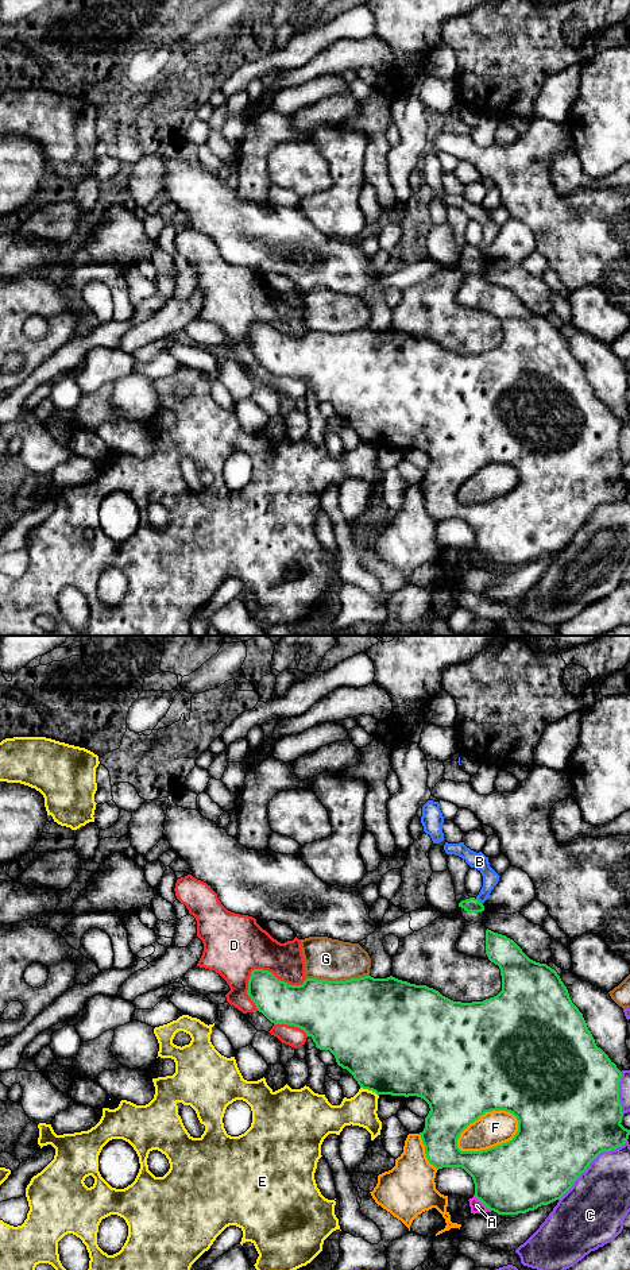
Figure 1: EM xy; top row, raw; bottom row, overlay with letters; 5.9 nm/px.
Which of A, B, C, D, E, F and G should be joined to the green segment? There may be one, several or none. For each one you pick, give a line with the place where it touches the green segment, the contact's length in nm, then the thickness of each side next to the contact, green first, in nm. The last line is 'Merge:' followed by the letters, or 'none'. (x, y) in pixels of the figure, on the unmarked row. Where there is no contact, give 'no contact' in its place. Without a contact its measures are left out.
Merge: none

